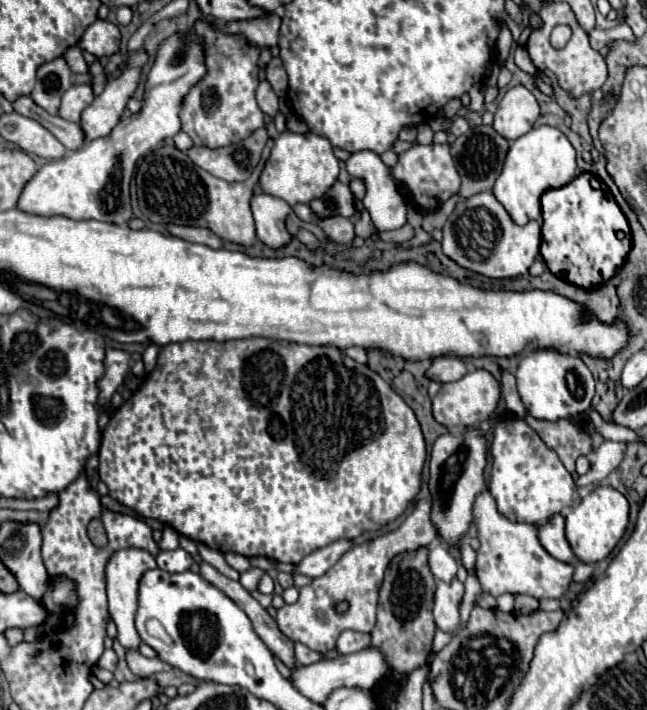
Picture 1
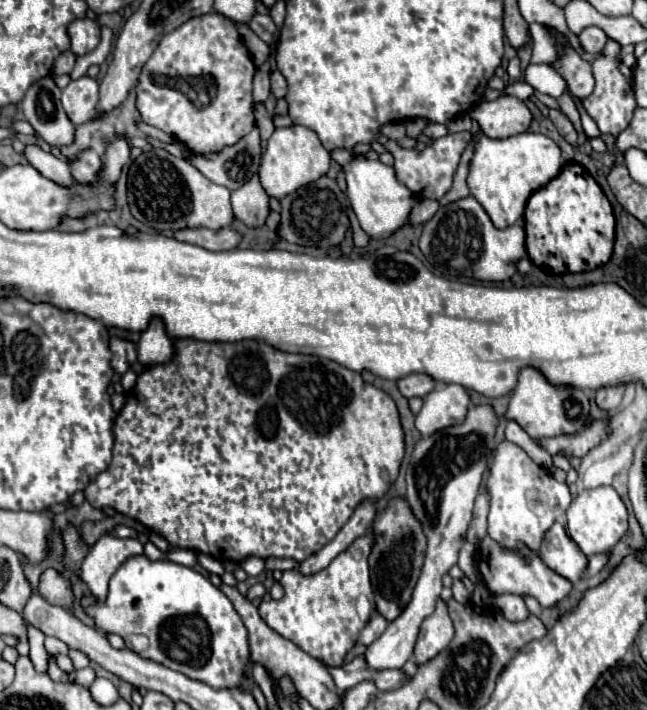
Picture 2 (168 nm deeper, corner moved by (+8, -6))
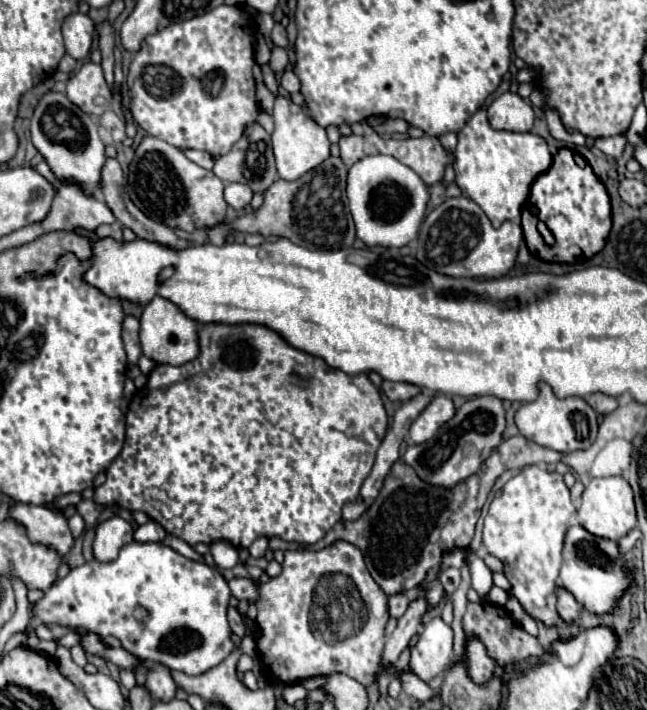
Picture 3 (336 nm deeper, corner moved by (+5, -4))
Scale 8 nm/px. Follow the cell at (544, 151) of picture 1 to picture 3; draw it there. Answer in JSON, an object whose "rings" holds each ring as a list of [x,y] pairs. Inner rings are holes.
{"rings":[[[479,109],[463,127],[455,151],[455,183],[461,193],[473,199],[489,217],[493,227],[503,221],[519,219],[521,207],[527,201],[533,179],[551,167],[551,153],[547,141],[535,133],[497,131],[489,125],[487,115]]]}

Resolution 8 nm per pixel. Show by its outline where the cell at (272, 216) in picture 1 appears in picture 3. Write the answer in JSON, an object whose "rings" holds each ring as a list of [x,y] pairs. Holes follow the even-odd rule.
{"rings":[[[225,183],[223,195],[225,195],[225,201],[227,201],[231,207],[243,209],[243,207],[249,205],[249,201],[251,201],[251,197],[253,197],[253,191],[251,191],[247,185],[243,185],[243,183]]]}

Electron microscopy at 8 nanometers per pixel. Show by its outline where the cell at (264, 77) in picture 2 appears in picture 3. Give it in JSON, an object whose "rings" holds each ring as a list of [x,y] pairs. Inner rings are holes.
{"rings":[[[273,47],[269,65],[271,65],[271,69],[273,69],[273,71],[285,71],[285,69],[287,69],[287,65],[289,65],[287,49],[283,49],[283,47]]]}

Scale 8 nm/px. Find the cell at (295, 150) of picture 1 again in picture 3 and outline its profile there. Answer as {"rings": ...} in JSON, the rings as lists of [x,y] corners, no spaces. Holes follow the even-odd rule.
{"rings":[[[277,95],[275,107],[273,107],[273,117],[275,117],[275,131],[273,131],[273,153],[277,161],[277,171],[281,179],[295,181],[309,169],[321,165],[329,157],[329,139],[325,135],[325,129],[315,123],[303,107],[295,105],[289,97]]]}

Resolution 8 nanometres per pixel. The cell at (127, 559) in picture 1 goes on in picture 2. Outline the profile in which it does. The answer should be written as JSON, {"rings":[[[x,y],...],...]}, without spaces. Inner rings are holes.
{"rings":[[[102,535],[92,545],[90,553],[82,563],[82,581],[88,585],[96,599],[104,601],[108,595],[110,577],[118,571],[122,563],[142,553],[144,547],[136,539],[118,539],[112,535]]]}

